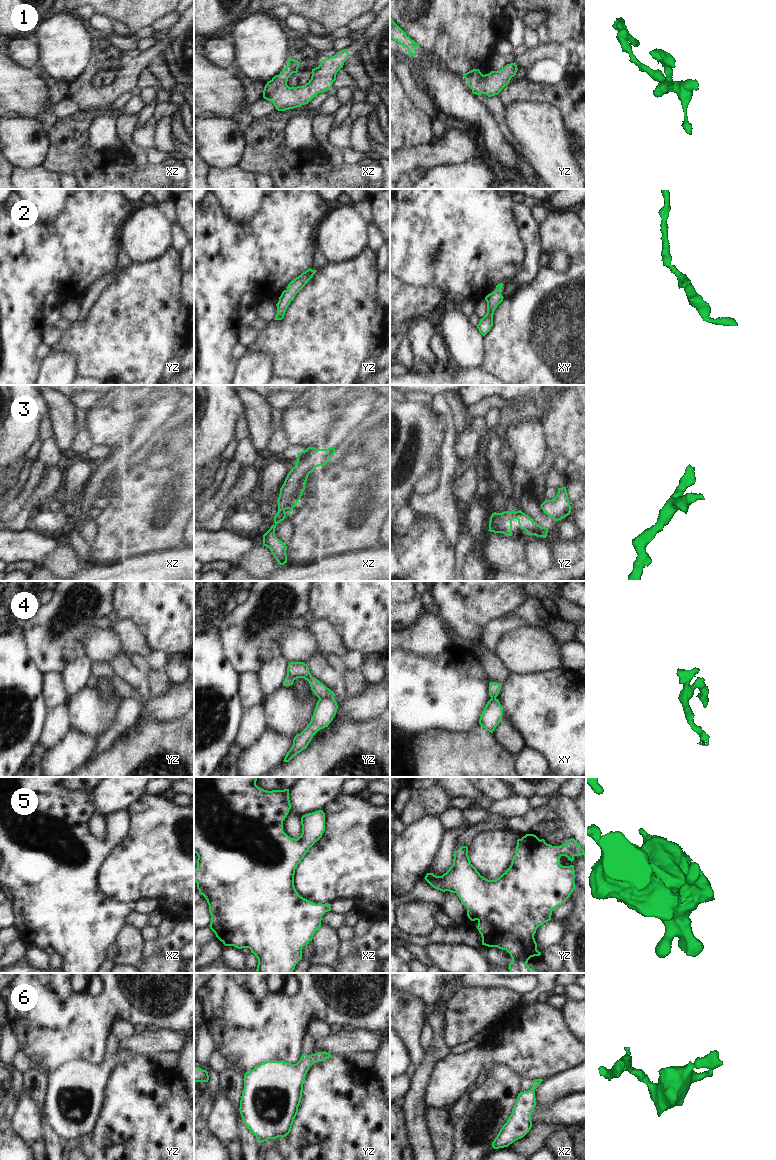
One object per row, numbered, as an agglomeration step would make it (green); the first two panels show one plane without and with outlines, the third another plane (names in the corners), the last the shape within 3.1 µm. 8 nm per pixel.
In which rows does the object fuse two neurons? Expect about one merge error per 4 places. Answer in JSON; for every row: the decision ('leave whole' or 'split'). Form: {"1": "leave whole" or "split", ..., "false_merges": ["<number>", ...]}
{"1": "leave whole", "2": "leave whole", "3": "leave whole", "4": "split", "5": "leave whole", "6": "leave whole", "false_merges": ["4"]}

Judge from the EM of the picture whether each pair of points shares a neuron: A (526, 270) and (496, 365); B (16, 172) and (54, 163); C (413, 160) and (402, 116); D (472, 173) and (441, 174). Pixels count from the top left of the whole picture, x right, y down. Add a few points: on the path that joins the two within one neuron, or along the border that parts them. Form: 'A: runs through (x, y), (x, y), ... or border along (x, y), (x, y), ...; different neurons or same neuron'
A: border along (538, 270), (530, 282), (517, 288); different neurons
B: border along (40, 166), (59, 173); different neurons
C: border along (429, 142), (423, 145), (403, 148), (400, 151); different neurons
D: runs through (464, 174), (449, 174); same neuron

